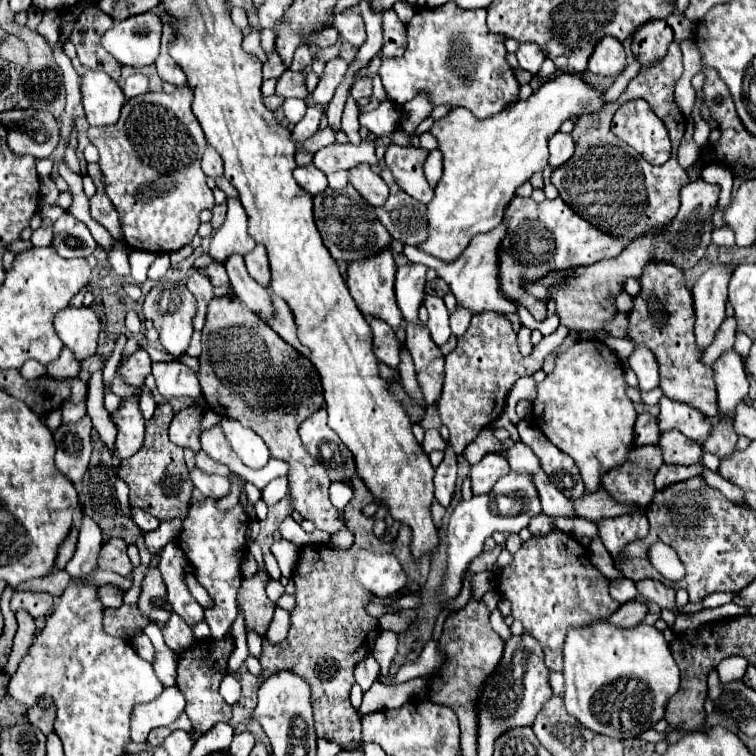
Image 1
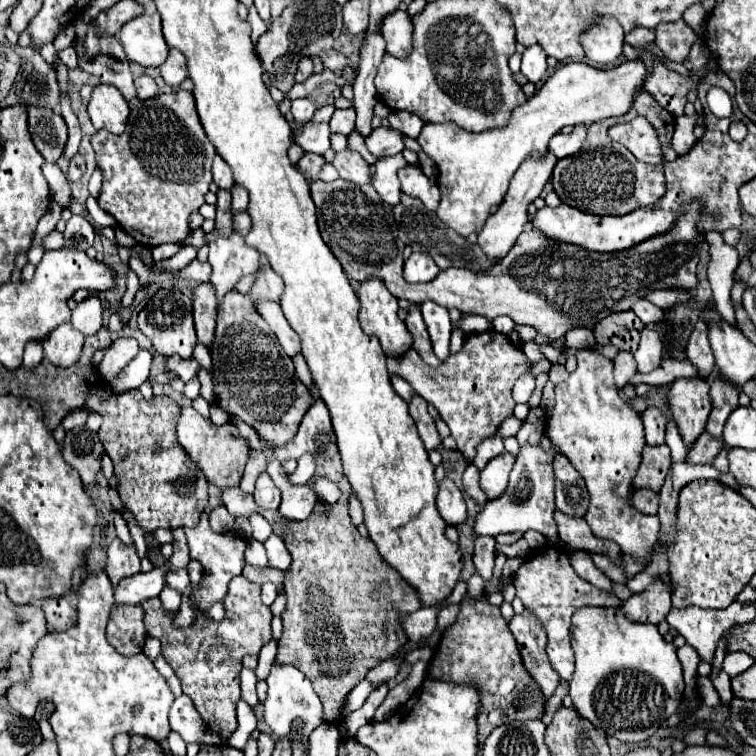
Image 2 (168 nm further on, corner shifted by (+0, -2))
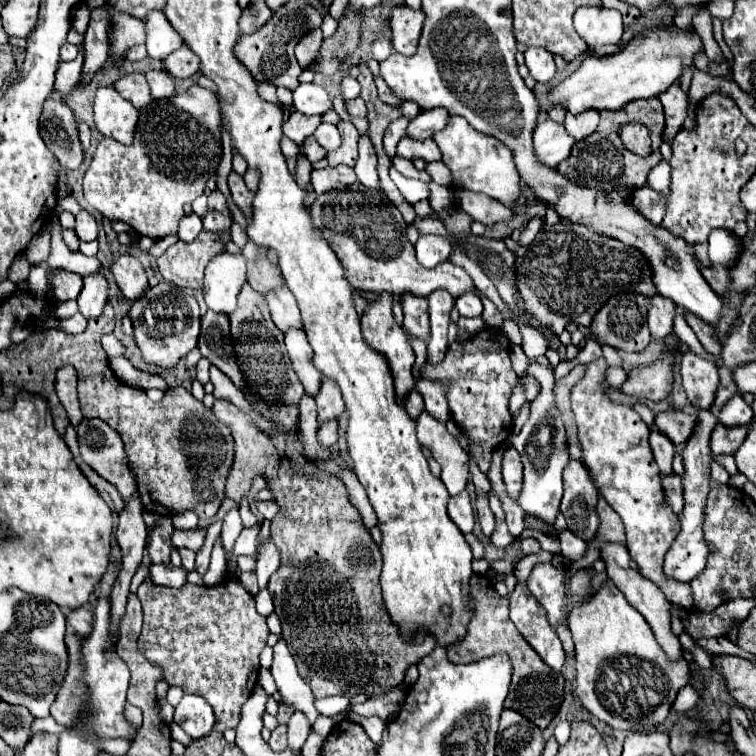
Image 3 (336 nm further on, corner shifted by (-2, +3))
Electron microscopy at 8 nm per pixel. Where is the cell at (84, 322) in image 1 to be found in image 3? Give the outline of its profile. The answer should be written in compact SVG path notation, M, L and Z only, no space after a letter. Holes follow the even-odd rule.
M90 274L88 278L82 278L84 286L78 296L78 306L80 312L86 318L98 318L106 306L108 300L108 282L104 274Z

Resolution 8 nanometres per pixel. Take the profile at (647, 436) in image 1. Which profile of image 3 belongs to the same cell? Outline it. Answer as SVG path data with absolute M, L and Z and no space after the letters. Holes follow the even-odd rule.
M666 410L656 414L654 428L664 432L674 444L684 444L692 436L692 426L696 426L696 414L682 410Z

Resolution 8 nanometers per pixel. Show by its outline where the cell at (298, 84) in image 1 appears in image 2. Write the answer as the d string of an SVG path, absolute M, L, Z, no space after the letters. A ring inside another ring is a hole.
M304 57L304 59L298 63L298 71L296 71L296 83L306 81L306 79L308 79L312 73L314 73L314 69L312 69L312 59Z

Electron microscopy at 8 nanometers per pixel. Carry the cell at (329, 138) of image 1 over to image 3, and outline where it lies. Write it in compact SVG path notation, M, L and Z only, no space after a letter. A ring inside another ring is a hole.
M360 96L348 102L348 114L350 114L352 118L356 118L356 116L366 118L366 104L364 104L364 100L362 100Z

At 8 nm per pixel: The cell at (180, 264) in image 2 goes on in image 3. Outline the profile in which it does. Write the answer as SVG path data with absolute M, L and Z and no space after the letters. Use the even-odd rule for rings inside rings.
M212 190L212 194L208 196L208 208L206 208L206 214L202 216L202 222L204 222L204 228L210 232L230 230L232 218L226 206L226 198L220 190Z

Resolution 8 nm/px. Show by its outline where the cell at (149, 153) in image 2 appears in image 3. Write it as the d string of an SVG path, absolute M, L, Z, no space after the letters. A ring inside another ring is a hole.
M192 86L188 88L186 92L182 94L176 94L168 100L154 100L148 108L140 110L140 120L138 120L138 128L136 128L136 138L134 138L134 144L132 146L124 146L112 138L104 138L98 148L96 148L96 154L94 154L94 160L84 176L84 198L90 202L92 208L96 208L104 218L108 218L110 222L124 222L128 224L130 228L136 230L136 234L140 236L150 236L150 238L162 238L162 236L168 236L168 234L176 234L178 232L178 222L182 220L184 216L184 204L186 202L192 202L196 200L200 194L204 194L204 186L206 186L206 180L216 172L218 164L220 164L220 158L222 158L222 142L220 142L220 100L216 98L214 92L206 90L206 88L200 88L200 86Z

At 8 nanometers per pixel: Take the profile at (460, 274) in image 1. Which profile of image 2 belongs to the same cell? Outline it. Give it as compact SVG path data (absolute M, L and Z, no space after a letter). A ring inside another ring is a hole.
M548 153L548 155L546 155L544 159L540 159L540 161L536 161L536 159L524 161L522 167L516 171L514 179L510 181L510 189L508 189L508 193L506 193L506 197L504 197L500 209L488 217L486 225L484 225L482 231L478 233L478 245L482 247L484 255L486 255L490 261L502 259L502 257L512 249L512 245L516 243L518 235L524 231L524 225L528 223L528 203L534 201L534 199L540 195L544 183L546 183L546 181L550 179L550 175L552 175L554 165L556 165L556 157L554 157L552 153Z

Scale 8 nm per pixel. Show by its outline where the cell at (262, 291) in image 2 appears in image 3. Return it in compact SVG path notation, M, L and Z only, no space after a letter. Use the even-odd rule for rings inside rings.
M282 286L278 290L272 290L266 296L266 302L270 306L272 320L274 320L276 328L280 328L280 332L292 330L292 328L304 330L304 326L300 326L300 310L298 310L296 298L288 290L288 286Z

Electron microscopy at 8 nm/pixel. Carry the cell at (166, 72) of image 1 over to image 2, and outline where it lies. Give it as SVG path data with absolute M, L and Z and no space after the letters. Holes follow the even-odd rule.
M171 48L168 53L168 59L160 65L160 73L162 73L162 79L166 85L170 87L178 87L188 75L186 75L186 61L184 61L184 55Z

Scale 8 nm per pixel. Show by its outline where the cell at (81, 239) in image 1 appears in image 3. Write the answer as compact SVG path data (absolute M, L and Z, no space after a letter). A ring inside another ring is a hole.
M80 210L76 216L76 234L80 240L96 240L98 236L98 226L94 216L88 210Z

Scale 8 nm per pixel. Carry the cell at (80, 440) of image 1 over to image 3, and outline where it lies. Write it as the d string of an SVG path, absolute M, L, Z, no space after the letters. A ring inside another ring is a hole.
M82 420L78 426L78 442L80 442L80 454L84 462L96 470L102 478L106 478L110 484L114 484L124 498L130 498L136 492L136 476L132 470L128 470L128 456L124 452L124 442L116 430L112 430L106 422L102 420Z

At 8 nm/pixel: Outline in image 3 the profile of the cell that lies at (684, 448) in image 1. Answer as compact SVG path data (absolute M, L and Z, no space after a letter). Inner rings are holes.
M718 424L710 440L712 454L734 454L740 448L740 442L744 442L746 434L748 434L748 426L728 428L728 426Z

